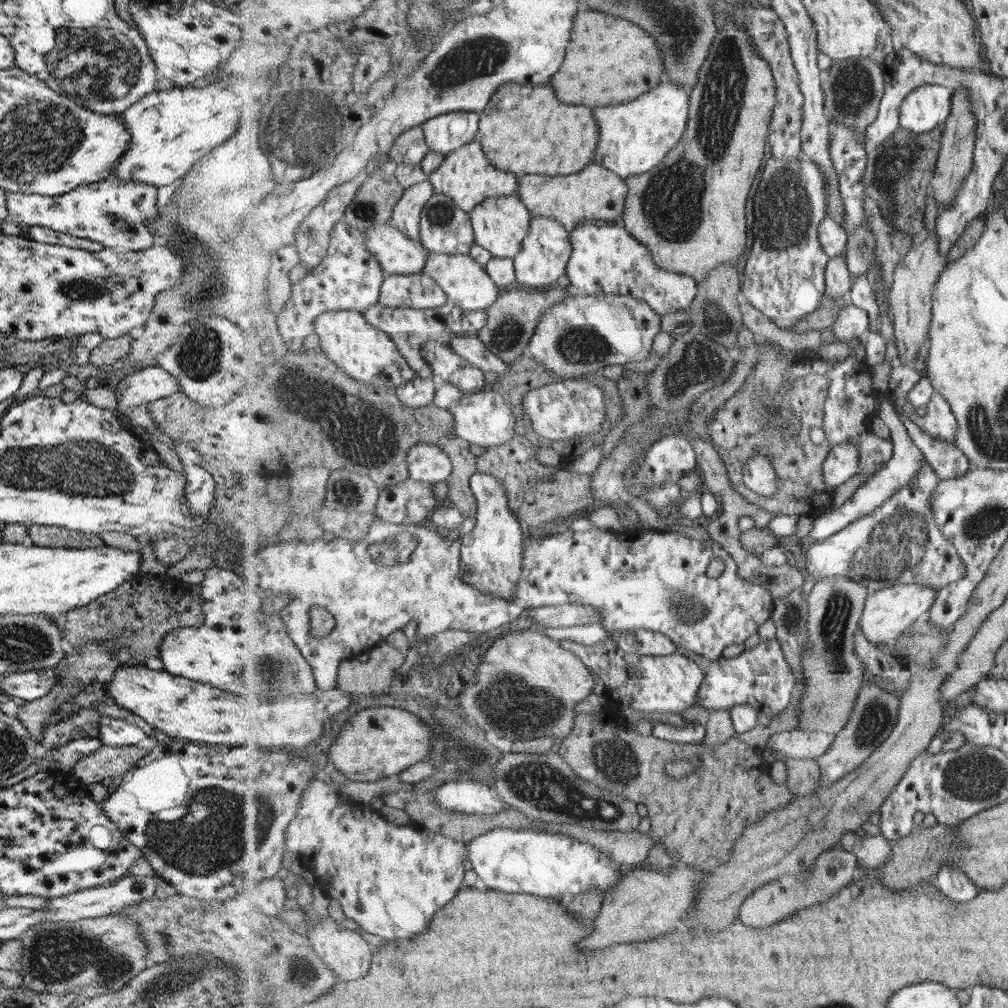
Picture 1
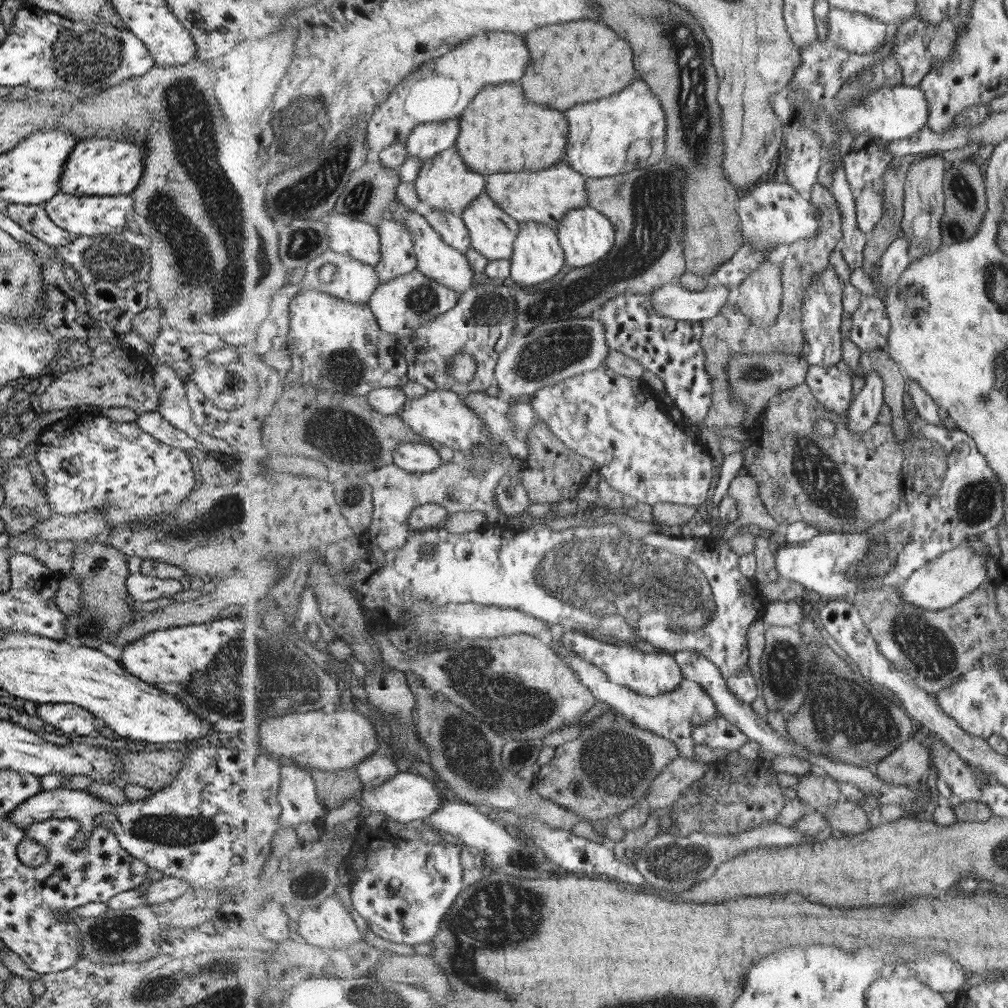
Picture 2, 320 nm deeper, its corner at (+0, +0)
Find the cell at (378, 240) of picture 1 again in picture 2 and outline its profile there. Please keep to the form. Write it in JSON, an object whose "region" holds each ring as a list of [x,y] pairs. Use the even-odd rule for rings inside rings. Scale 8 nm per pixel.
{"region":[[[337,210],[330,212],[326,220],[330,250],[350,254],[374,267],[381,260],[381,234],[376,225],[355,220]]]}

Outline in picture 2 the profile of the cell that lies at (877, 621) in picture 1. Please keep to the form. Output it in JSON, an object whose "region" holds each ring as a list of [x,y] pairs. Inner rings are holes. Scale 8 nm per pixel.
{"region":[[[963,544],[932,560],[931,563],[925,565],[925,568],[917,569],[909,581],[899,588],[899,594],[901,594],[903,602],[931,610],[931,612],[951,608],[976,592],[981,585],[988,581],[986,568],[988,568],[988,556],[978,553],[967,544]]]}

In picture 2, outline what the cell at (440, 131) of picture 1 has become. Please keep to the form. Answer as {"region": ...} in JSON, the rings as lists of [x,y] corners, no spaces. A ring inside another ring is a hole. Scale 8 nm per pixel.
{"region":[[[460,118],[423,124],[409,136],[406,143],[408,154],[423,160],[434,158],[441,151],[456,147],[460,134]]]}

